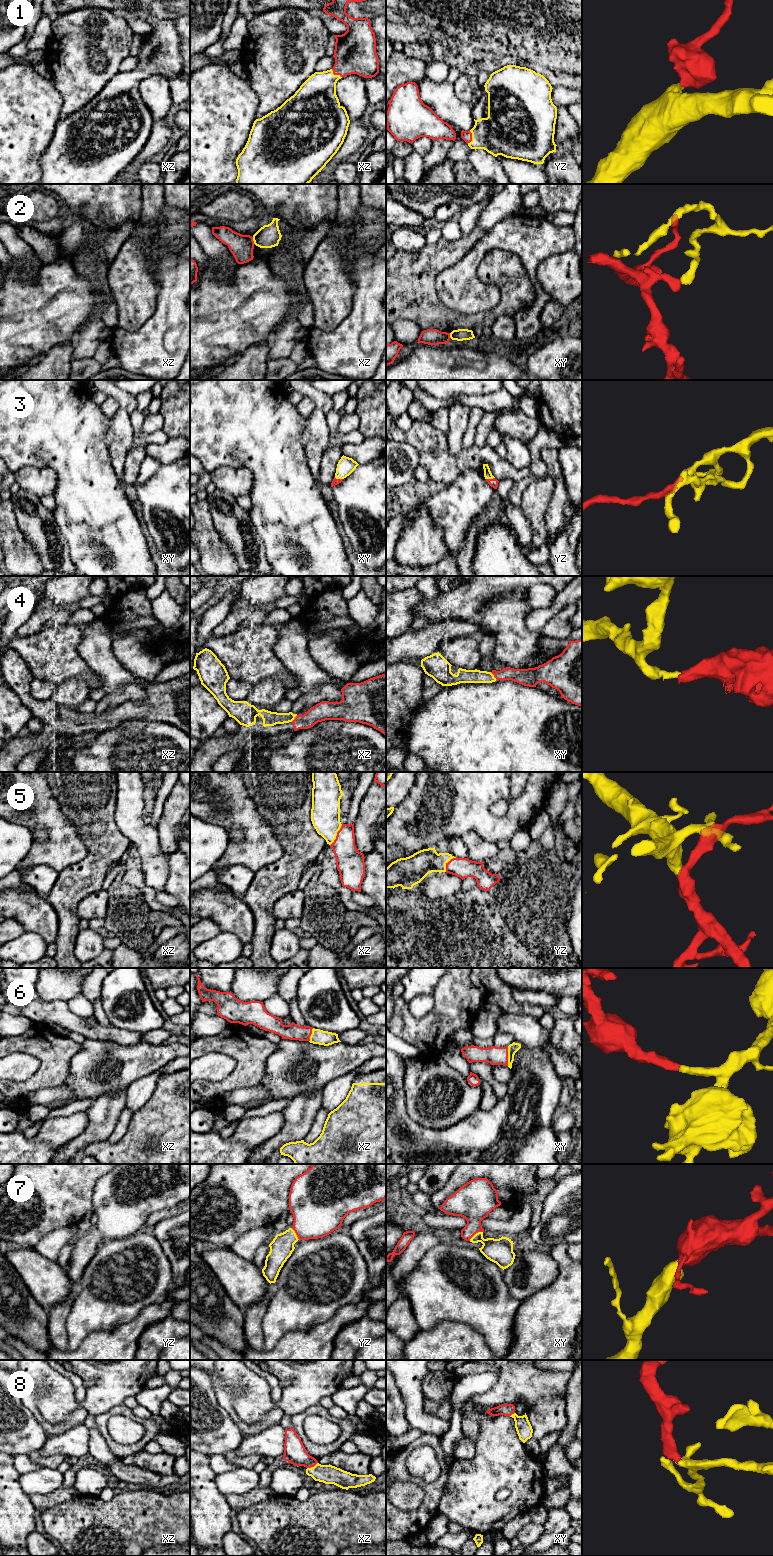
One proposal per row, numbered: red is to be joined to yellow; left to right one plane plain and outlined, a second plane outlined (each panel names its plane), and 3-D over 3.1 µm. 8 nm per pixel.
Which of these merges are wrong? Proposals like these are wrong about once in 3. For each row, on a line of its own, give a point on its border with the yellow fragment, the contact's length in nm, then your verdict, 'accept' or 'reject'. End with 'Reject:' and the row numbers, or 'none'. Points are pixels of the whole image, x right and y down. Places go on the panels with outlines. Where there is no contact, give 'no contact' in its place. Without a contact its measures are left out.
1: meets yellow in yz at (472, 138); contact 110 nm long; accept
2: meets yellow in xz at (253, 240); contact 60 nm long; reject
3: meets yellow in yz at (490, 478); contact 70 nm long; accept
4: meets yellow in xz at (294, 718); contact 80 nm long; accept
5: meets yellow in xz at (336, 835); contact 200 nm long; accept
6: meets yellow in xy at (508, 1056); contact 160 nm long; accept
7: meets yellow in xy at (475, 1234); contact 130 nm long; accept
8: meets yellow in xz at (312, 1467); contact 100 nm long; accept
Reject: 2

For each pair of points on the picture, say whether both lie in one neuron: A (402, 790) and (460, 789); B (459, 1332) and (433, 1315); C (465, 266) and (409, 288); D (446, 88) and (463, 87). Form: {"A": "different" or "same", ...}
{"A": "different", "B": "different", "C": "different", "D": "different"}

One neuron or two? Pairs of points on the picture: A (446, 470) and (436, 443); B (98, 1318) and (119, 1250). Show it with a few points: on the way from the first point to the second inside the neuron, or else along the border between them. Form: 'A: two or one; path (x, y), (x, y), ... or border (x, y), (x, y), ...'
A: one; path (439, 463), (436, 459), (436, 450)
B: one; path (104, 1301), (112, 1292), (119, 1267)

